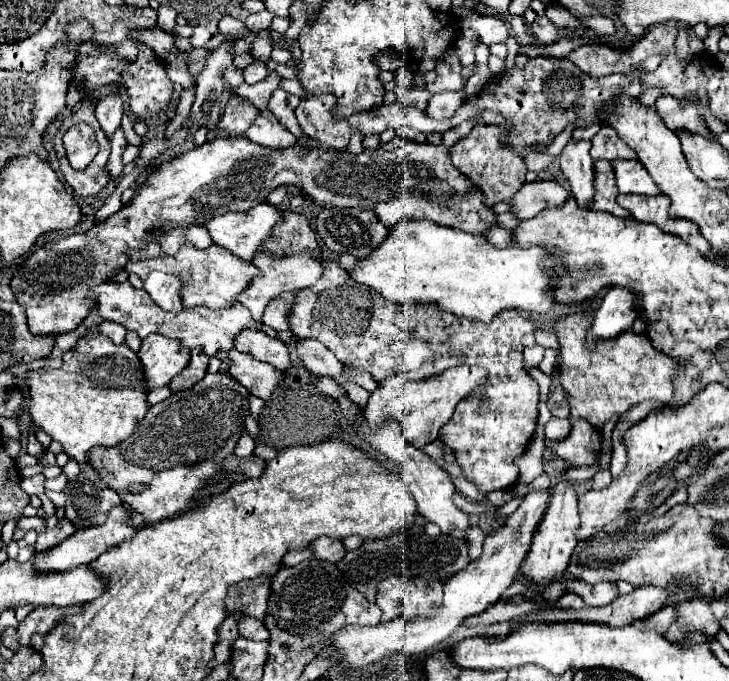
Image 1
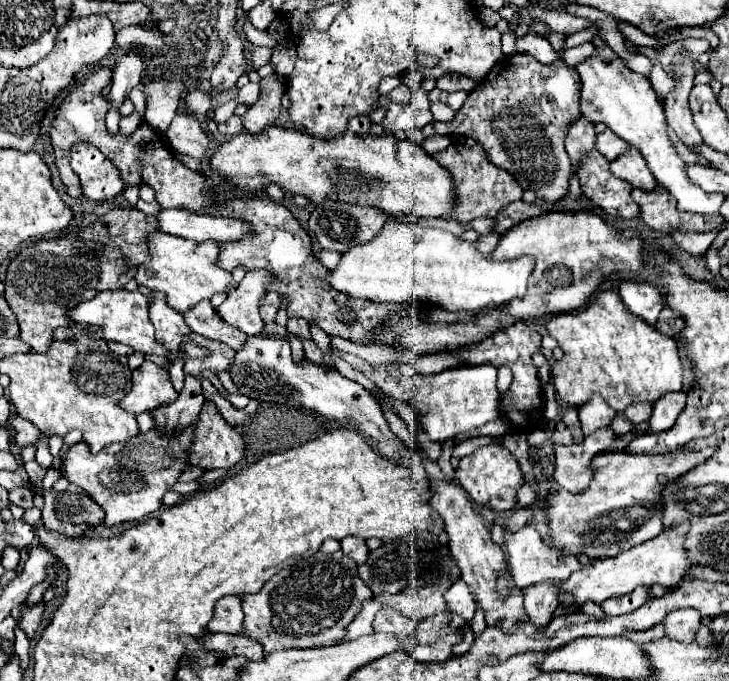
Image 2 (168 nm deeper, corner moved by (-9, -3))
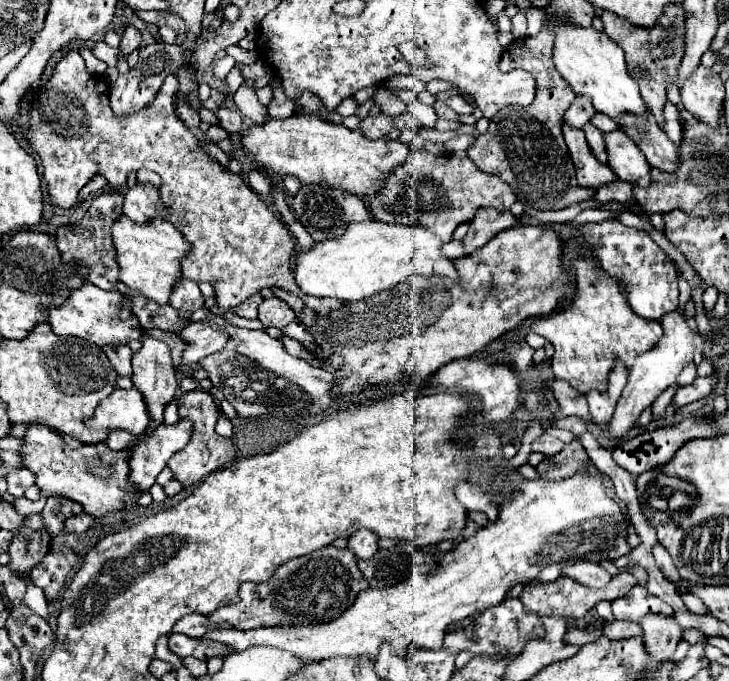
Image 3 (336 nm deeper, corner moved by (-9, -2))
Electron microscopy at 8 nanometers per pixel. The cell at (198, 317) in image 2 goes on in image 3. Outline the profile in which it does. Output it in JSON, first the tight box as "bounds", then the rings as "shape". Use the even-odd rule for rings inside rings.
{"bounds":[169,278,203,312],"shape":[[[181,278],[175,284],[175,288],[171,290],[169,304],[175,310],[187,310],[187,312],[195,312],[197,308],[201,308],[203,306],[203,294],[201,294],[197,282]]]}

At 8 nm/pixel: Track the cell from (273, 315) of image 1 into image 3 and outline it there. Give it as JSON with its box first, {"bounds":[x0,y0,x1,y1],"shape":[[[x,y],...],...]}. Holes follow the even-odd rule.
{"bounds":[231,294,263,320],"shape":[[[255,294],[255,296],[247,298],[247,302],[241,302],[239,306],[235,306],[231,312],[233,312],[233,314],[237,314],[237,316],[241,316],[241,318],[255,320],[255,318],[257,318],[257,308],[259,308],[261,300],[263,300],[263,298],[261,298],[259,294]]]}

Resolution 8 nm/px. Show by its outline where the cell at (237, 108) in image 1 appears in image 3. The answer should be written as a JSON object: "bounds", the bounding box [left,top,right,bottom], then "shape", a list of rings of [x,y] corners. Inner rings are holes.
{"bounds":[199,126,229,144],"shape":[[[211,126],[199,142],[201,142],[201,144],[217,144],[219,140],[223,140],[223,138],[227,138],[227,136],[229,136],[229,132],[223,130],[221,126]]]}

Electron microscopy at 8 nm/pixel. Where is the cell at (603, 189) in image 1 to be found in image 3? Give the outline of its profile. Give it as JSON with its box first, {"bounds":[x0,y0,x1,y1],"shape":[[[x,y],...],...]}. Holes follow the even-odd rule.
{"bounds":[563,124,617,188],"shape":[[[563,124],[563,136],[565,136],[567,148],[571,152],[573,164],[577,168],[577,182],[581,186],[599,188],[607,182],[617,182],[617,176],[611,172],[611,168],[607,164],[601,164],[591,154],[591,150],[583,138],[583,130],[577,130],[577,128]]]}

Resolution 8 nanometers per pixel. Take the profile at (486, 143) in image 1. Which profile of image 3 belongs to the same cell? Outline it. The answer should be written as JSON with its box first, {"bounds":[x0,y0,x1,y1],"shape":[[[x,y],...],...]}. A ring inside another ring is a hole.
{"bounds":[363,150,515,242],"shape":[[[419,150],[383,178],[383,188],[377,194],[363,196],[363,200],[371,216],[387,224],[411,226],[413,210],[415,226],[429,228],[443,242],[449,242],[453,230],[463,222],[471,222],[479,208],[495,208],[499,212],[505,212],[515,202],[515,194],[505,182],[501,182],[501,178],[483,174],[469,160],[467,152],[433,156],[425,150]]]}

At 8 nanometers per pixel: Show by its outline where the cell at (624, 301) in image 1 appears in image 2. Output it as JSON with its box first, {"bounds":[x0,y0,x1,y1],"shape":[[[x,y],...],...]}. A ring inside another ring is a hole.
{"bounds":[619,283,663,325],"shape":[[[621,283],[619,295],[621,295],[625,307],[629,309],[629,313],[645,319],[649,325],[655,325],[661,309],[663,309],[663,295],[659,289],[655,289],[653,285],[647,285],[647,283],[641,283],[641,285]]]}

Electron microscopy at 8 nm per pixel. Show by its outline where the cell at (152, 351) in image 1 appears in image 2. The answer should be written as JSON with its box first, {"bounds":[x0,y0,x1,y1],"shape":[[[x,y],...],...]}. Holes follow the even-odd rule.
{"bounds":[119,361,179,415],"shape":[[[143,361],[143,365],[133,371],[133,389],[119,405],[137,415],[147,409],[157,409],[163,403],[171,403],[177,395],[179,391],[173,387],[169,371],[153,361]]]}

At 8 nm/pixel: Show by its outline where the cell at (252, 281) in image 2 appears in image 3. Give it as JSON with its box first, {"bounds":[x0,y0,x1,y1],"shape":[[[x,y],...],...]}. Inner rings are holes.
{"bounds":[177,314,227,366],"shape":[[[217,314],[217,316],[201,320],[201,322],[191,322],[181,332],[177,332],[177,336],[187,344],[185,350],[183,350],[181,366],[197,364],[201,358],[219,352],[227,344],[227,336],[221,330],[211,328],[209,322],[219,324],[219,326],[227,326],[225,316]]]}

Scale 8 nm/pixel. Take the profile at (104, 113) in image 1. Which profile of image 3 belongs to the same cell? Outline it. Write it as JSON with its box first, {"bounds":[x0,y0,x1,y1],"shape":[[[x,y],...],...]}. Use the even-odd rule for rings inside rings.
{"bounds":[121,26,141,56],"shape":[[[127,26],[123,30],[123,36],[121,36],[121,52],[127,56],[131,50],[137,50],[141,46],[141,32],[135,28],[135,26]]]}

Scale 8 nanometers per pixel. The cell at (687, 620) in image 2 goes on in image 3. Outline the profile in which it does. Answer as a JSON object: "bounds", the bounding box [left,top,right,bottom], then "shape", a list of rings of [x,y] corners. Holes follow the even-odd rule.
{"bounds":[639,614,681,662],"shape":[[[649,614],[647,618],[643,618],[639,622],[639,626],[643,628],[641,640],[643,640],[647,652],[651,654],[651,658],[657,662],[671,660],[671,656],[679,644],[679,636],[681,636],[681,628],[679,628],[677,620]]]}

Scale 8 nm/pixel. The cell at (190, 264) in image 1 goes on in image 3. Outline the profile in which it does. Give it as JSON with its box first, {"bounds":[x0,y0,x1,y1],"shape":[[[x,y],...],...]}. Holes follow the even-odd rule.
{"bounds":[111,216,191,304],"shape":[[[119,216],[117,222],[111,226],[111,236],[115,246],[115,260],[119,264],[119,280],[133,292],[143,294],[157,304],[167,304],[175,282],[181,278],[179,260],[191,248],[187,246],[179,230],[175,230],[161,218],[153,218],[147,224],[137,224],[129,218]]]}

